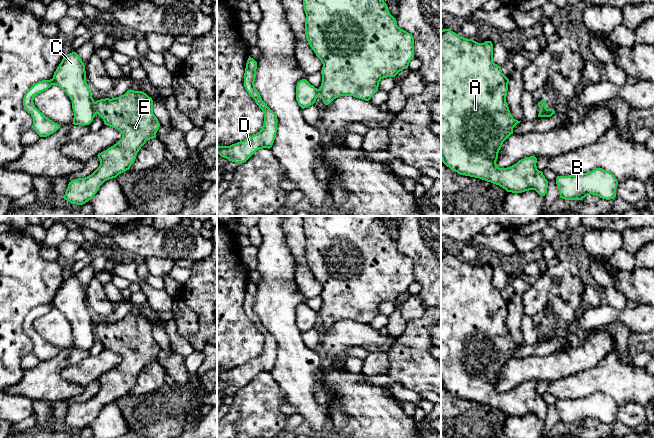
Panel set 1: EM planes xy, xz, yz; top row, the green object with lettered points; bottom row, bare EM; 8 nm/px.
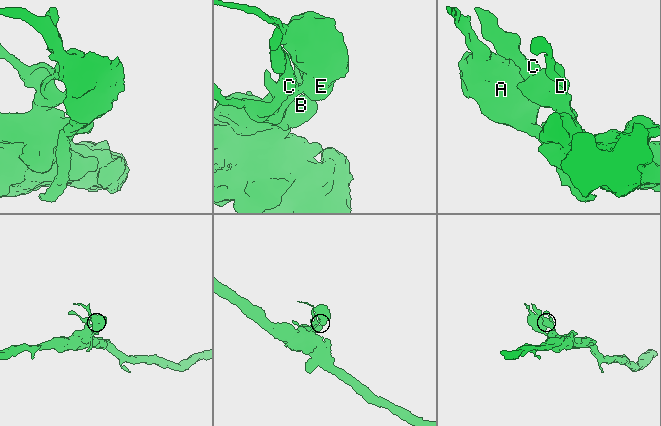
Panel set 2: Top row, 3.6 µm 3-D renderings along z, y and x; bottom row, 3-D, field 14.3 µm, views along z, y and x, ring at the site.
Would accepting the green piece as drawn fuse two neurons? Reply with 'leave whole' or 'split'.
split

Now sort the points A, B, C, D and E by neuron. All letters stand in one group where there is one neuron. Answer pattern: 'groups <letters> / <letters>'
groups A E / B C D

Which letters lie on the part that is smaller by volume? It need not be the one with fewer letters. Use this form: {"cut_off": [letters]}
{"cut_off": ["A", "E"]}

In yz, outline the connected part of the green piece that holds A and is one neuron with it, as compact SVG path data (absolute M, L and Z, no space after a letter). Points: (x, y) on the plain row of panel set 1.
M450 253L441 254L441 383L458 398L491 406L507 416L535 414L539 419L545 420L548 405L543 396L537 393L535 380L521 383L507 392L499 392L496 388L503 366L521 346L513 342L506 326L508 307L509 303L502 297L501 291L493 285L491 265L478 267L473 263L461 261Z

